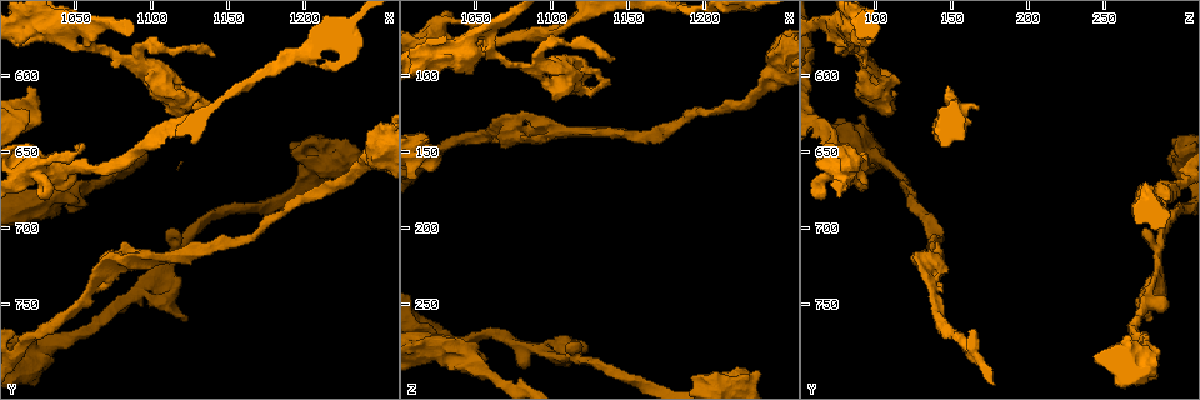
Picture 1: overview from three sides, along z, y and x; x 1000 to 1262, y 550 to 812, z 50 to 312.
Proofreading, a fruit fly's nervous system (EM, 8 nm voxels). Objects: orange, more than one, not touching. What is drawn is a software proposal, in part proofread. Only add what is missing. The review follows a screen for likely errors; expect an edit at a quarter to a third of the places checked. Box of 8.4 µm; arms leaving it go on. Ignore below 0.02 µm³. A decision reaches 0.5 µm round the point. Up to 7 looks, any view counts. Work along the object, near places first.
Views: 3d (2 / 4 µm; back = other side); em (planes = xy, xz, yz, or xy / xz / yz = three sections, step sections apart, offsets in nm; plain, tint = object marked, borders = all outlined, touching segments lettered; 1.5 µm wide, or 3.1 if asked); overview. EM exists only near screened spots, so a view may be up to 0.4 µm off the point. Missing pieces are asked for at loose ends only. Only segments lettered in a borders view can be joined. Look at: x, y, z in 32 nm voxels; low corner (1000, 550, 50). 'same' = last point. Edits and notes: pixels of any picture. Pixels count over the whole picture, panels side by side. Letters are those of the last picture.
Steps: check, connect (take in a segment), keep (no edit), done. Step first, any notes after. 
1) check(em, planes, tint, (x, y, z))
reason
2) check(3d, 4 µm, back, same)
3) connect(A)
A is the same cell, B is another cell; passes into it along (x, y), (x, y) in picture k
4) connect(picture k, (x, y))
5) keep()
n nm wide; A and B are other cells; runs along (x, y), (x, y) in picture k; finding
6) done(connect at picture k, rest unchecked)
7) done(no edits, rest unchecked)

check(em, planes, tint, (1142, 586, 88))
an open end

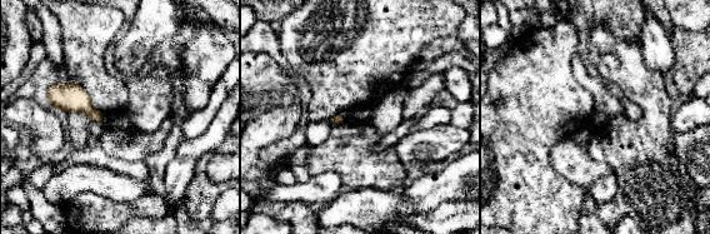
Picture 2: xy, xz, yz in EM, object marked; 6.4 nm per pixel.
check(em, planes, borders, same)

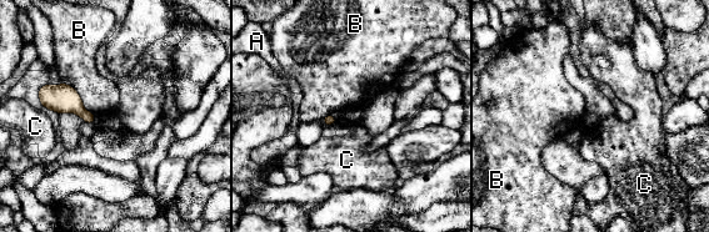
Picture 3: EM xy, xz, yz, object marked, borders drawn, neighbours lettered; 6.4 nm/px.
keep()
A, B and C are other cells; none of them fits

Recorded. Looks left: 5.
check(3d, 4 µm, (1020, 608, 148))
branch stops here

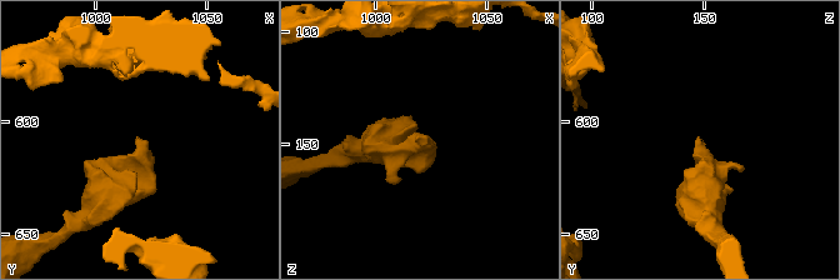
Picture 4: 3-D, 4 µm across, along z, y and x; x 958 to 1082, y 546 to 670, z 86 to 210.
check(em, planes, borders, (1022, 608, 146))
shape alone is not enough

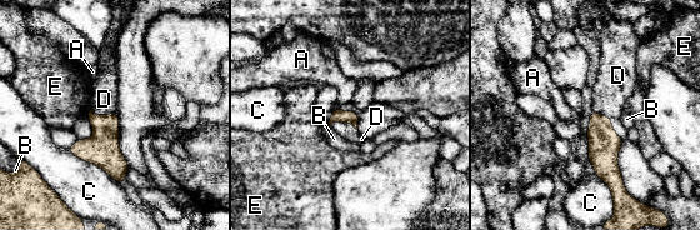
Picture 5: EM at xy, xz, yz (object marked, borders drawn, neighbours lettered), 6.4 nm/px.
connect(D)
D is the same cell, A, B, C and E are other cells; passes into it along (604, 145), (611, 121), (615, 83) in picture 5; it goes on there

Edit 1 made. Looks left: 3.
check(em, planes, borders, (1052, 644, 80))

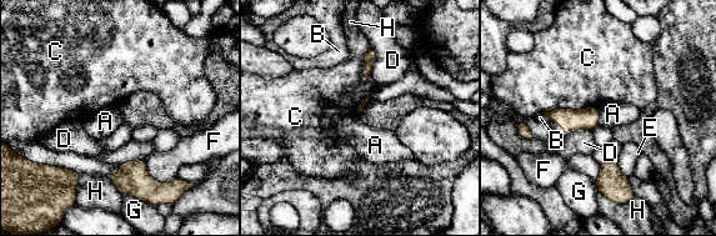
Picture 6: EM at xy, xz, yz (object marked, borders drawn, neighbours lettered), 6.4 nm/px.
keep()
A, B, C, D, E, F, G and H are other cells; no lettered segment goes on from it

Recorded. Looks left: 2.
done(connect at picture 5, rest unchecked)

